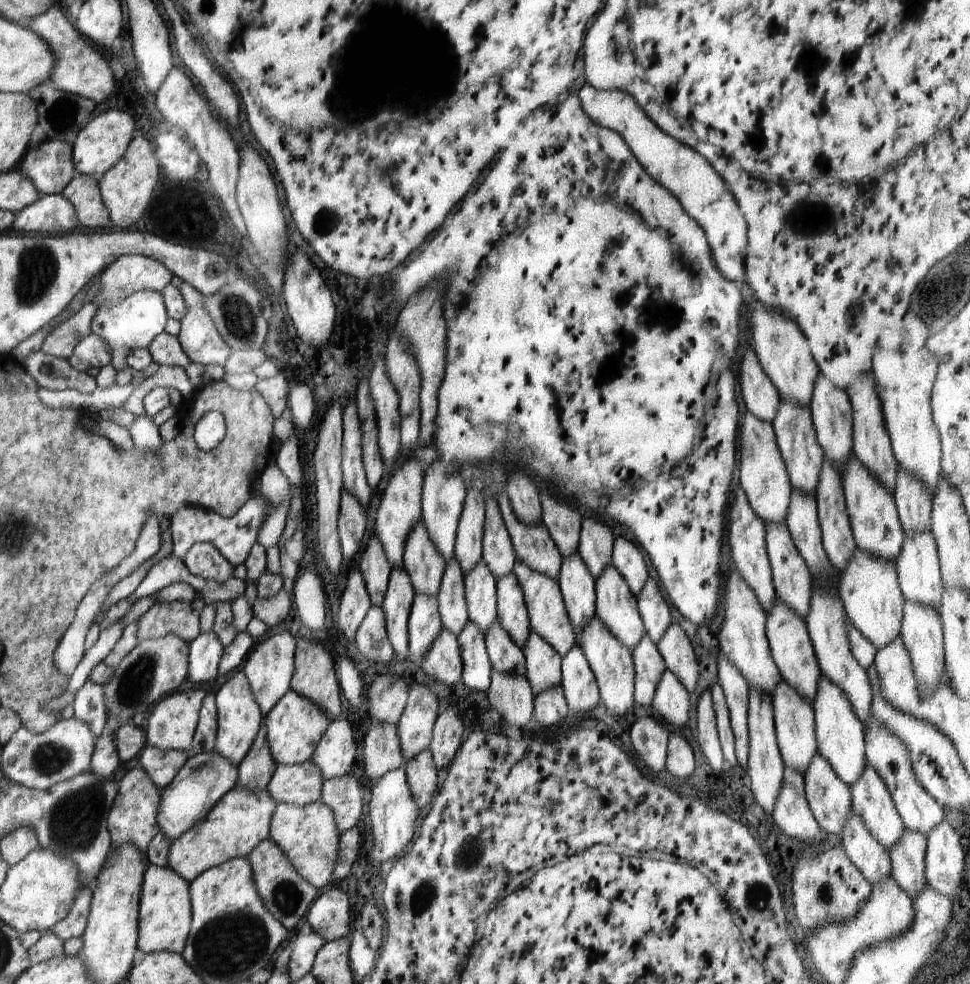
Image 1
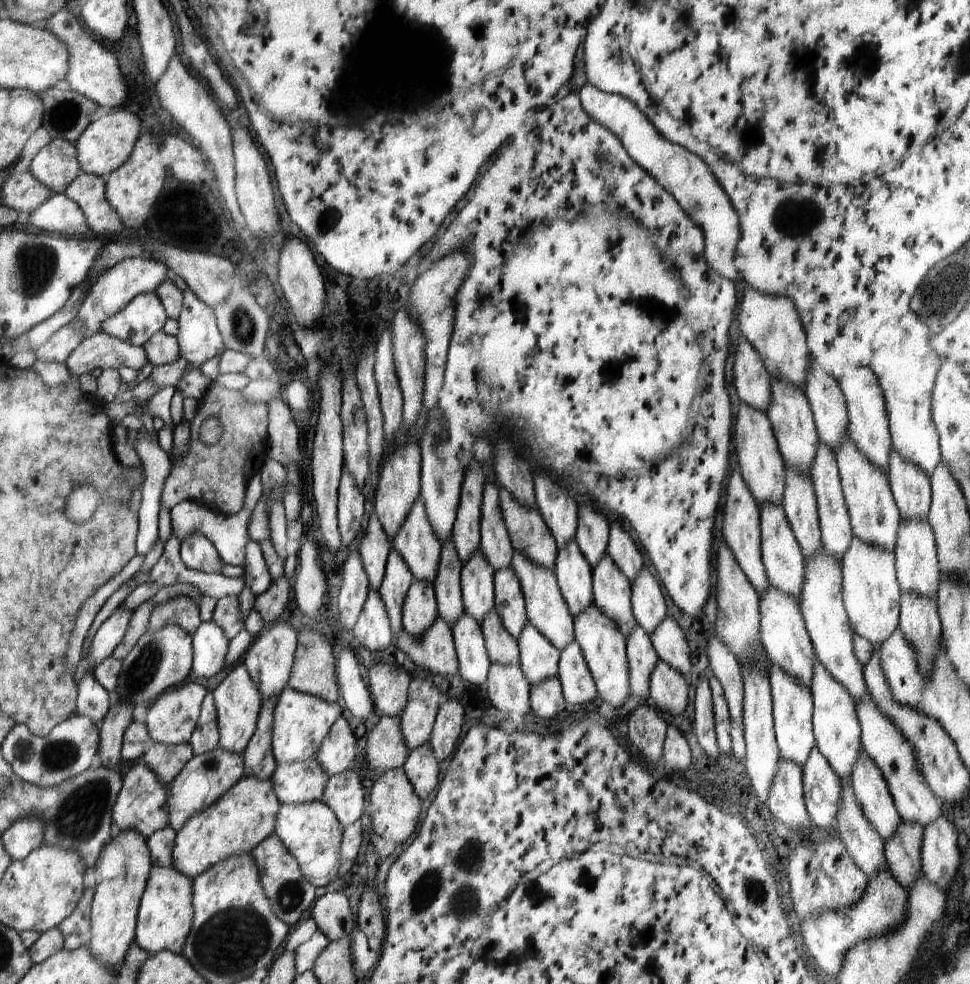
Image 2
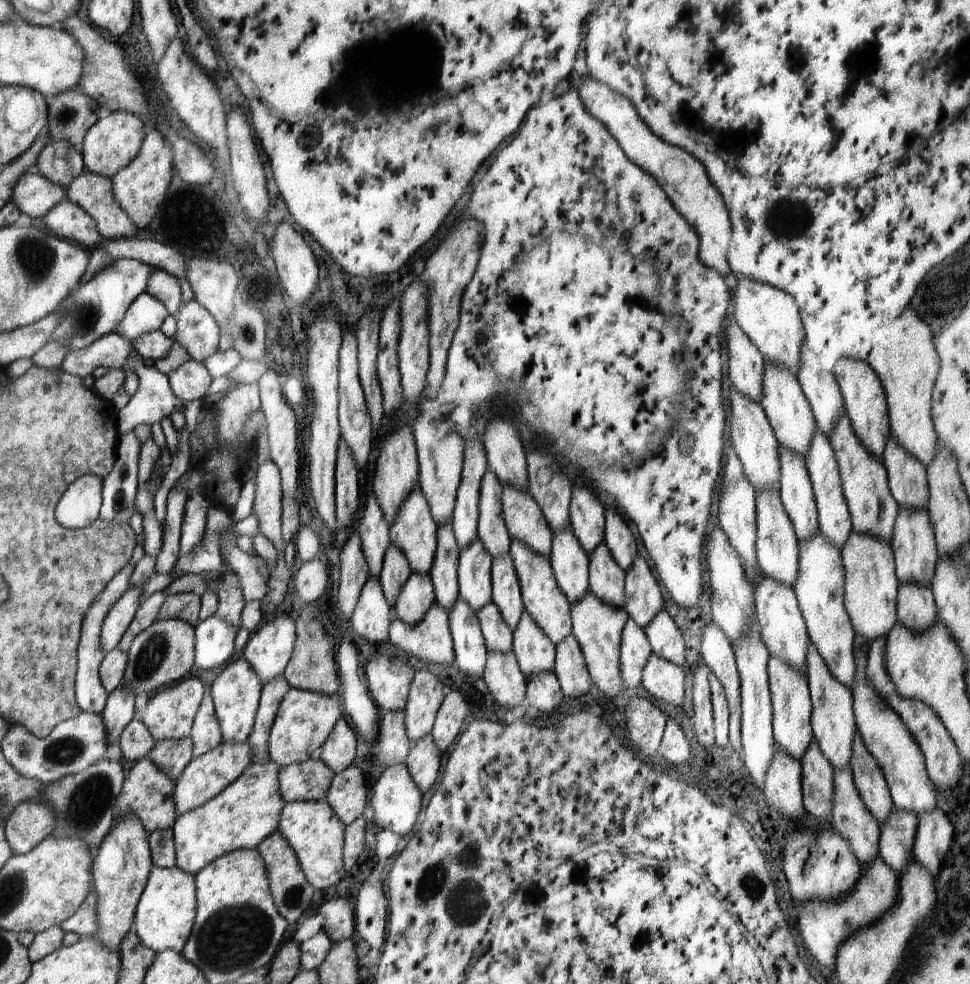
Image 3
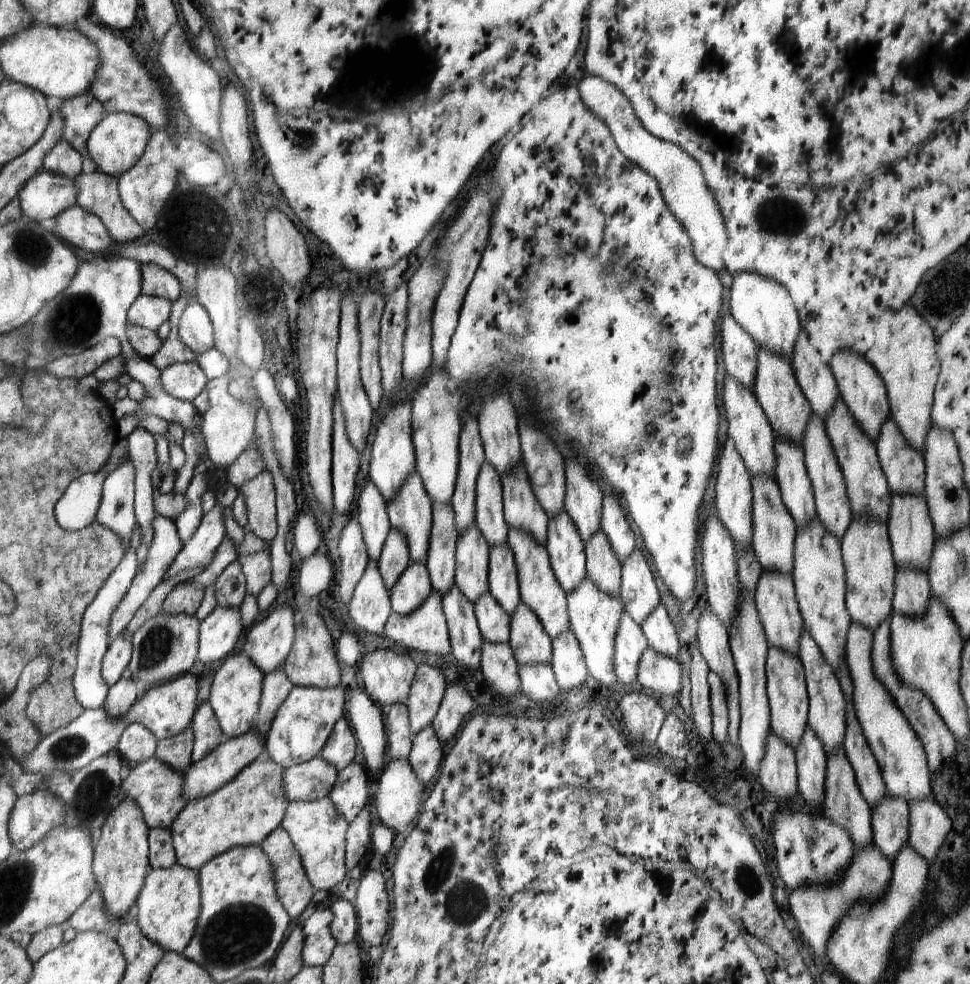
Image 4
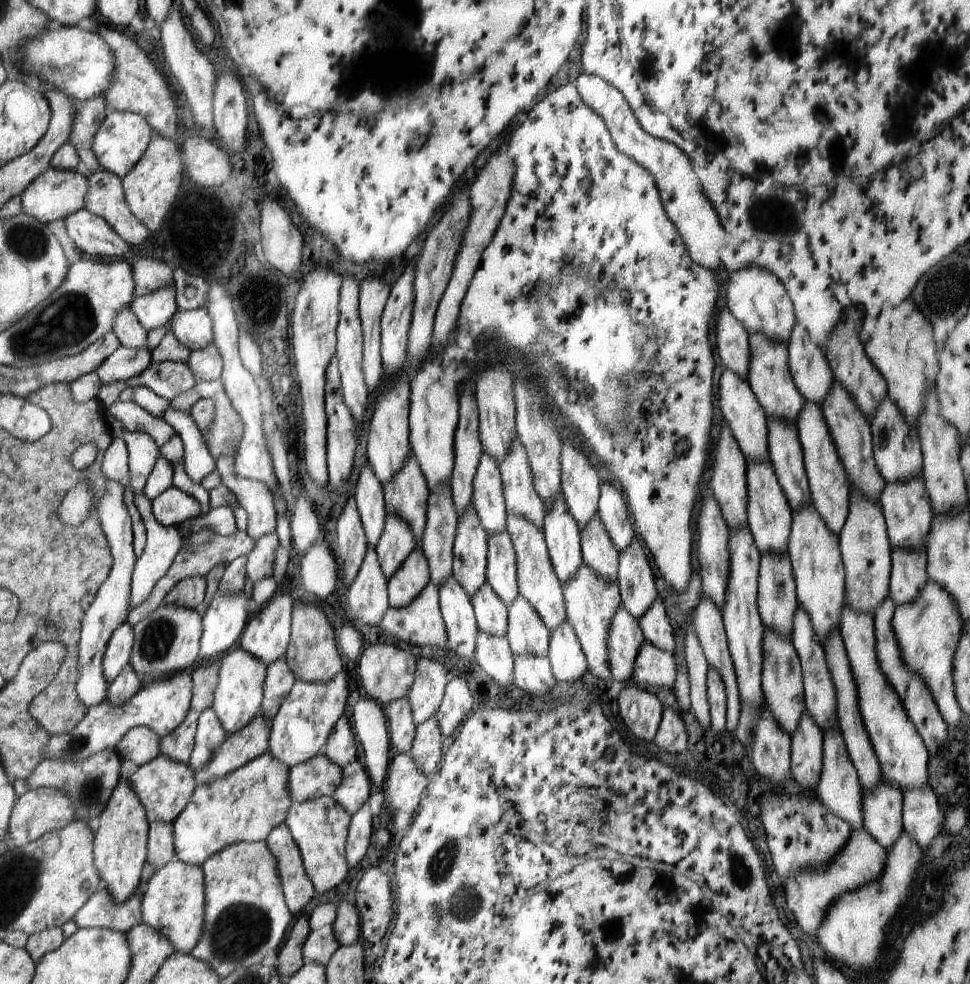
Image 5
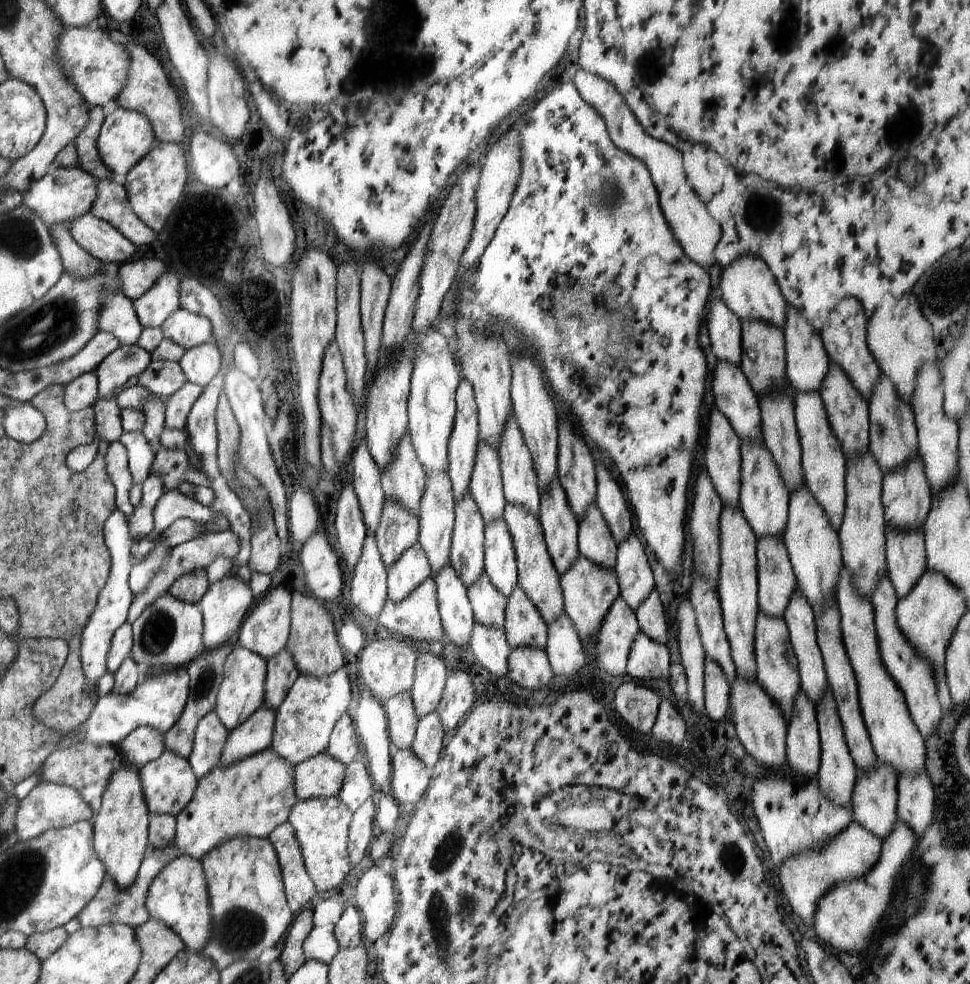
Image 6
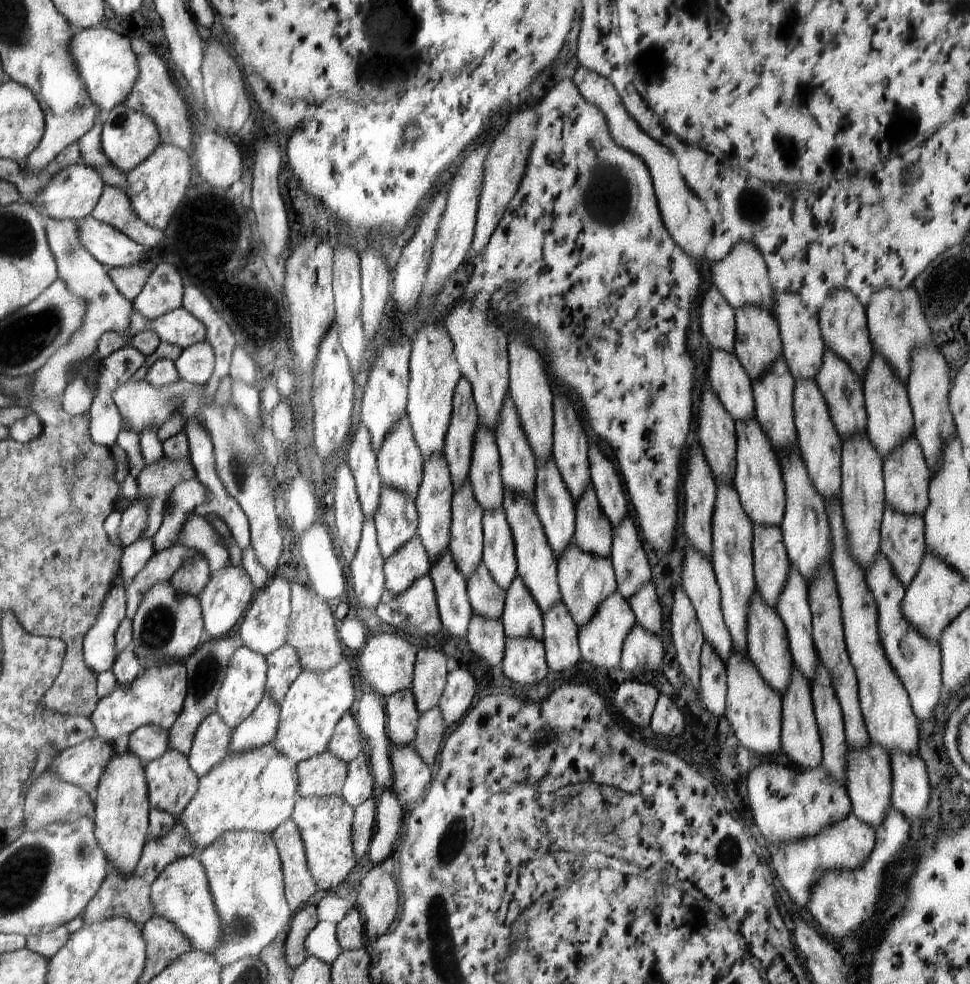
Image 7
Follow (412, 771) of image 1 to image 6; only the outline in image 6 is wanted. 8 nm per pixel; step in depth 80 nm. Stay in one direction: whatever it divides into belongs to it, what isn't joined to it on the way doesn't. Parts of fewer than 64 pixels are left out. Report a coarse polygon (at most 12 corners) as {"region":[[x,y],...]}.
{"region":[[437,710],[417,722],[411,752],[428,770],[440,760],[445,731]]}

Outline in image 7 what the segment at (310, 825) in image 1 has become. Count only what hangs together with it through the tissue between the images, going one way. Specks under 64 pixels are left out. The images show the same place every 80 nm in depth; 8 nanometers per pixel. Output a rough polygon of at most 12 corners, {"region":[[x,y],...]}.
{"region":[[300,797],[308,870],[330,893],[356,866],[342,797]]}

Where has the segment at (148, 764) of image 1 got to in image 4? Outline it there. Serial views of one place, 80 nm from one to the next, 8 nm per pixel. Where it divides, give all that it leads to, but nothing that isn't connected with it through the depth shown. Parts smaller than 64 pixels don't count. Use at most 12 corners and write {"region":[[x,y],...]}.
{"region":[[193,726],[159,740],[154,757],[184,773],[193,763]]}

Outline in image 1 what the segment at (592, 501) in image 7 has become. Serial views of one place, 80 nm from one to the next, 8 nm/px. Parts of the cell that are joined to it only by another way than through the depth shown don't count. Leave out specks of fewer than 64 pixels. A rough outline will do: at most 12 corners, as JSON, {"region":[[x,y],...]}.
{"region":[[610,563],[595,580],[596,610],[632,650],[645,626],[637,598]]}

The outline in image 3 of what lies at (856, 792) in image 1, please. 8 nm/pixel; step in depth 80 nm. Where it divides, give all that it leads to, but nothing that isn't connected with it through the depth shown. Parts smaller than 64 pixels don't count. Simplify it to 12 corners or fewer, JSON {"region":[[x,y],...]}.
{"region":[[858,731],[849,765],[870,814],[894,808],[883,772]]}

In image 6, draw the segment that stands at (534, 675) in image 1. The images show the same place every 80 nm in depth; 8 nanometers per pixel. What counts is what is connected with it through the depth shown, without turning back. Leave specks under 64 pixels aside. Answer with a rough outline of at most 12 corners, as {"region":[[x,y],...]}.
{"region":[[519,587],[507,599],[511,649],[546,650],[548,626]]}

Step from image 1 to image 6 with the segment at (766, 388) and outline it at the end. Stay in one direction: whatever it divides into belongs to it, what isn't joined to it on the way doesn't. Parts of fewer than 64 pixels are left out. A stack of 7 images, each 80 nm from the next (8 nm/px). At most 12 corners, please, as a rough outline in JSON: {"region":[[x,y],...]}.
{"region":[[722,300],[710,304],[715,360],[740,368],[742,324]]}

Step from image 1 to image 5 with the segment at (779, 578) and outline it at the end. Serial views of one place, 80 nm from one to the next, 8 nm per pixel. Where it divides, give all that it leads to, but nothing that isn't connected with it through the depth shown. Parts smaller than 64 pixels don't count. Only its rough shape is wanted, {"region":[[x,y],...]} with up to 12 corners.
{"region":[[748,461],[747,527],[786,553],[793,512],[770,461]]}

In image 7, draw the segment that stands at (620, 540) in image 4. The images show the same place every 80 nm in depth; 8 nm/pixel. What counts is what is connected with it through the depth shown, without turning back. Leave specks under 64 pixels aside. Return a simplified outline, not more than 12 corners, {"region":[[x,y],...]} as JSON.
{"region":[[591,443],[591,486],[611,526],[628,516],[616,470]]}

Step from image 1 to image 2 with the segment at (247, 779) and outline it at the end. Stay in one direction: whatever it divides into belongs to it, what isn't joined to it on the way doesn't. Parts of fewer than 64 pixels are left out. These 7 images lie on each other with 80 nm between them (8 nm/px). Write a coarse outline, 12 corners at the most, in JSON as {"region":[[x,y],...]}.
{"region":[[278,695],[265,700],[244,749],[246,772],[276,772],[273,725]]}

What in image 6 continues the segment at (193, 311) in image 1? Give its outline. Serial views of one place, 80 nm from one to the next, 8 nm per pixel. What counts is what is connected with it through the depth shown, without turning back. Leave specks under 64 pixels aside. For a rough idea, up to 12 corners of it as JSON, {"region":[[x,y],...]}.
{"region":[[185,309],[161,328],[187,352],[214,338],[210,318]]}

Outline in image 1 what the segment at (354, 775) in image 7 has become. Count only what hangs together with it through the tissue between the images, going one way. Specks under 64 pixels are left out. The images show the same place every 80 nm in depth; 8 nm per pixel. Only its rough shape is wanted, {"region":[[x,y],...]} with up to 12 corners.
{"region":[[350,772],[325,779],[321,801],[341,833],[358,826],[364,789]]}

